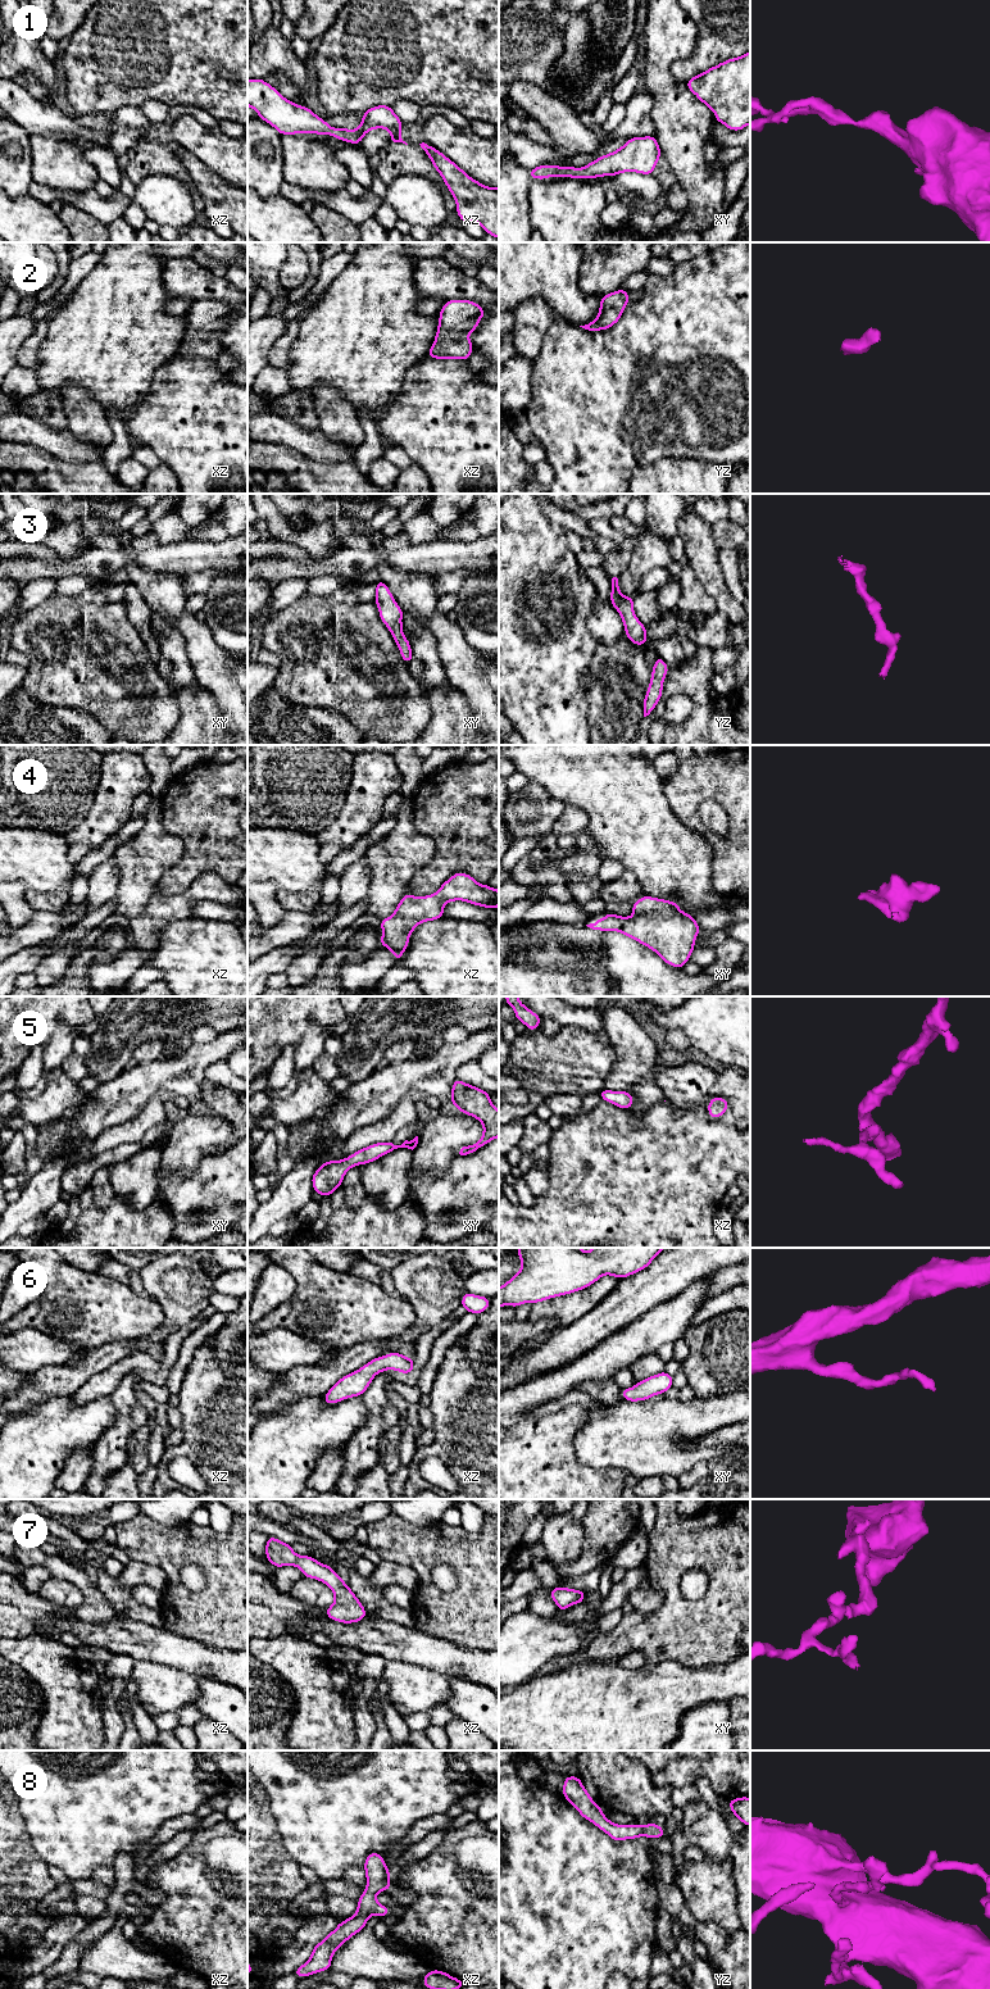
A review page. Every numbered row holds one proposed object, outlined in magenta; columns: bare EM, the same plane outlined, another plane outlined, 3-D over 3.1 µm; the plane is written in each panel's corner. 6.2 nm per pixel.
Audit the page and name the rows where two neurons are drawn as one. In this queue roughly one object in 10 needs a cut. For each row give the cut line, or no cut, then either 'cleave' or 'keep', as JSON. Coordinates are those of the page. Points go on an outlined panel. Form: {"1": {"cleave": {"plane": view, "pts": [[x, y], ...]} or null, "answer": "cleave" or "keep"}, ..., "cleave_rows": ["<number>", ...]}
{"1": {"cleave": null, "answer": "keep"}, "2": {"cleave": null, "answer": "keep"}, "3": {"cleave": null, "answer": "keep"}, "4": {"cleave": null, "answer": "keep"}, "5": {"cleave": null, "answer": "keep"}, "6": {"cleave": null, "answer": "keep"}, "7": {"cleave": null, "answer": "keep"}, "8": {"cleave": null, "answer": "keep"}, "cleave_rows": []}

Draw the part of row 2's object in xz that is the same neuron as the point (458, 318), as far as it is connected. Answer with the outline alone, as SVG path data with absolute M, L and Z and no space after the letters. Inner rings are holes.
M446 300L427 357L467 360L473 353L472 341L467 336L478 327L483 315L486 312L476 301Z

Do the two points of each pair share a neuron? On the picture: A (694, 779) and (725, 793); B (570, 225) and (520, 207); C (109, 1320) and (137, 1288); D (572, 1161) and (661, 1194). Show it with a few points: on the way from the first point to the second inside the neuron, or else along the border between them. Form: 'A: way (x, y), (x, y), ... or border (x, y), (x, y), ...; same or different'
A: way (702, 779), (711, 779), (717, 785); same
B: border (530, 180), (528, 219), (534, 228); different
C: border (127, 1285), (136, 1294), (148, 1295); different
D: way (594, 1171), (605, 1171), (629, 1194), (639, 1194); same

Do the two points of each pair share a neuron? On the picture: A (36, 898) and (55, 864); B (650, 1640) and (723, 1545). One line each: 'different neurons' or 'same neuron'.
A: different neurons
B: same neuron

